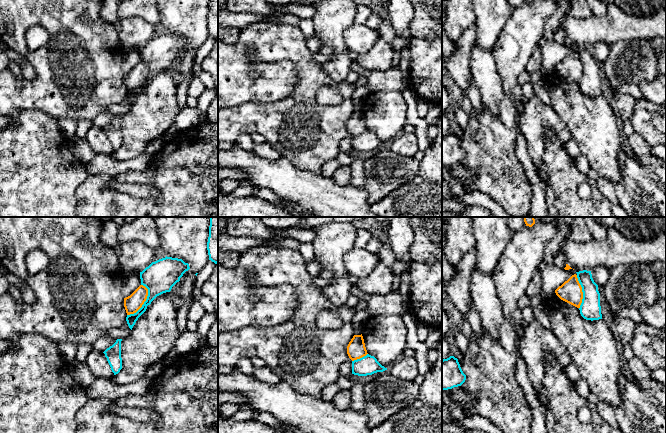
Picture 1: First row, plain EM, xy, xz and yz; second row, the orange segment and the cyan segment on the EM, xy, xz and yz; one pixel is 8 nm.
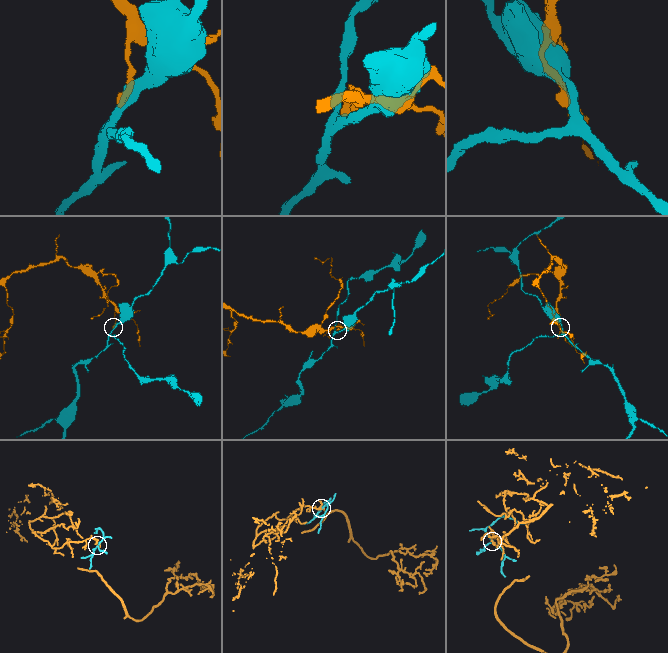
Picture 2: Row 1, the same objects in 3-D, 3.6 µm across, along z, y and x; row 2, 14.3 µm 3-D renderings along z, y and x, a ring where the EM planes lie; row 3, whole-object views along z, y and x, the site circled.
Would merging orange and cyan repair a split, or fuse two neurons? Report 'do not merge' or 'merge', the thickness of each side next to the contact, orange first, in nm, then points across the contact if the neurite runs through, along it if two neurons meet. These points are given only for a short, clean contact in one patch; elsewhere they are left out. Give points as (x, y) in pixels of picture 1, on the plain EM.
do not merge | 140/260 nm

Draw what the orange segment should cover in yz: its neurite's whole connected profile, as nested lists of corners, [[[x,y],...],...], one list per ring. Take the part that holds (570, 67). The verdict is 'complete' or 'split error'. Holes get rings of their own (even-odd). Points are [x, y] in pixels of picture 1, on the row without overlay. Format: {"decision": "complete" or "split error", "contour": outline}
{"decision": "complete", "contour": [[[572,51],[567,57],[555,66],[556,71],[563,77],[580,84],[583,75],[582,63],[577,51]]]}

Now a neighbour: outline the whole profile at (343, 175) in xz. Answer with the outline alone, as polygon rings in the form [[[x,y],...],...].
[[[340,166],[340,168],[334,173],[331,179],[341,185],[349,185],[352,178],[352,171],[350,166]]]

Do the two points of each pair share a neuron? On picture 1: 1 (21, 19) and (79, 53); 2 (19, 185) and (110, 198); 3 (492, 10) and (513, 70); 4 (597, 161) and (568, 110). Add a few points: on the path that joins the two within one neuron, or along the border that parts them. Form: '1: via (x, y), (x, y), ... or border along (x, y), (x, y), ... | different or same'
1: via (35, 19), (45, 19), (65, 39) | same
2: border along (89, 175), (77, 189), (75, 206) | different
3: border along (511, 12), (511, 17), (504, 26), (492, 51) | different
4: via (597, 148), (597, 139), (581, 123) | same

